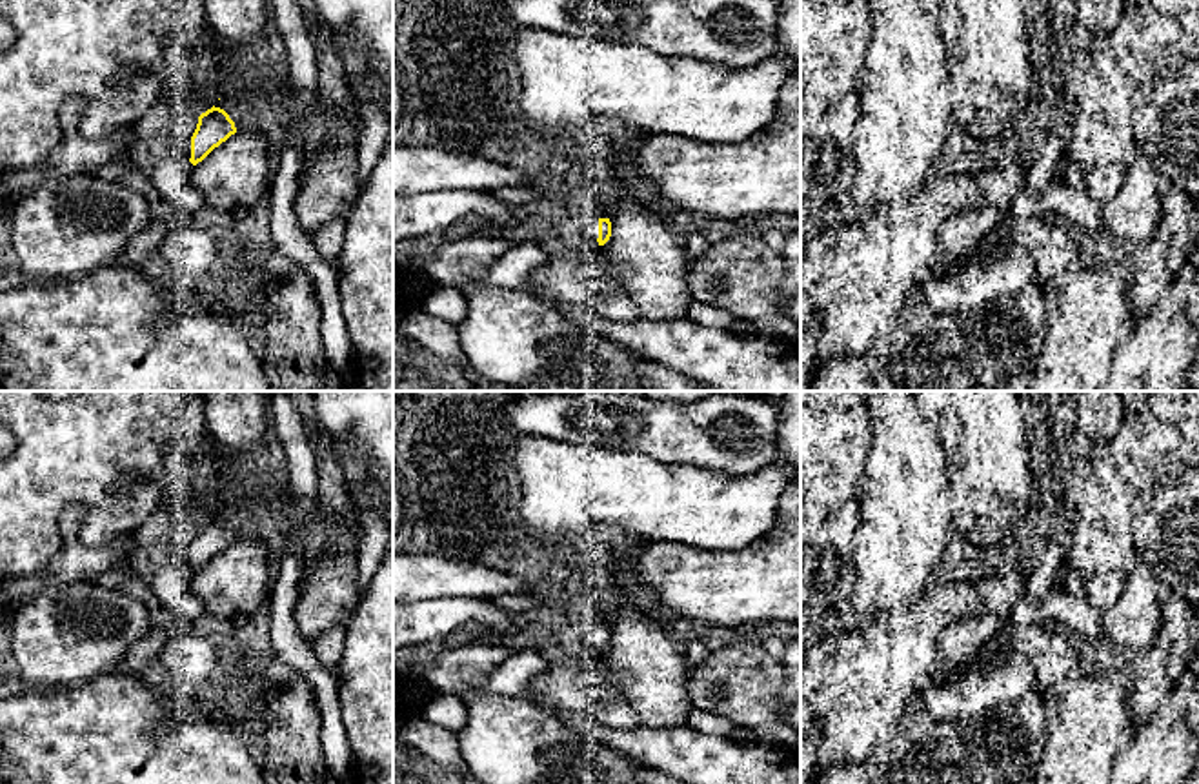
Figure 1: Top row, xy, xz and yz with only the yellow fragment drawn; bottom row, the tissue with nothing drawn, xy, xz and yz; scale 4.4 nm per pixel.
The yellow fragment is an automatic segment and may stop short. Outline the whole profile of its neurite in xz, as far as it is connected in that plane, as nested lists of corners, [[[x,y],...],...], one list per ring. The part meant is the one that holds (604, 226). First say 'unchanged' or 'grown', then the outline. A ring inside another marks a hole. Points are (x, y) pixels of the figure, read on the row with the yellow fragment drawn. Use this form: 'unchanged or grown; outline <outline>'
grown; outline [[[593,218],[586,226],[586,233],[593,236],[599,246],[604,246],[611,236],[611,222],[610,218]]]

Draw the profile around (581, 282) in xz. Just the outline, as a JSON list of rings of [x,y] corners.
[[[566,247],[553,249],[549,262],[529,278],[535,291],[584,309],[595,309],[604,293],[626,293],[608,260],[579,258]]]

